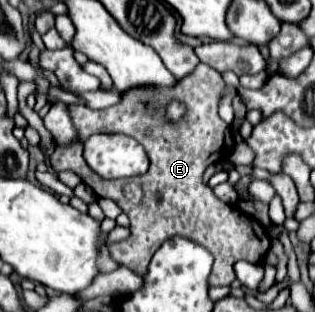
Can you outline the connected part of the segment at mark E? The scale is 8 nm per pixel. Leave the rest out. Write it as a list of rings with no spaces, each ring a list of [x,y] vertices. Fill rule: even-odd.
[[[198,63],[194,73],[178,79],[178,83],[172,88],[142,86],[141,103],[122,101],[104,111],[92,111],[74,103],[68,105],[70,119],[78,132],[78,138],[68,145],[56,145],[56,151],[50,155],[50,167],[56,173],[74,171],[82,179],[82,183],[92,187],[98,197],[112,199],[128,215],[130,235],[120,243],[112,243],[108,249],[118,265],[130,267],[136,275],[146,273],[154,251],[158,251],[158,247],[174,235],[192,239],[214,255],[212,273],[208,277],[210,287],[230,285],[236,279],[236,261],[244,259],[248,263],[262,263],[270,249],[270,235],[256,219],[248,219],[248,215],[244,215],[238,207],[234,209],[232,205],[220,201],[212,193],[212,189],[202,183],[206,167],[224,157],[226,145],[228,149],[234,147],[234,135],[218,115],[218,105],[224,95],[224,89],[226,83],[222,75],[212,67]],[[173,100],[186,104],[185,115],[176,123],[170,123],[166,119],[166,107]],[[94,133],[126,133],[134,137],[150,157],[148,171],[140,177],[130,179],[100,179],[82,157],[84,141]]]

